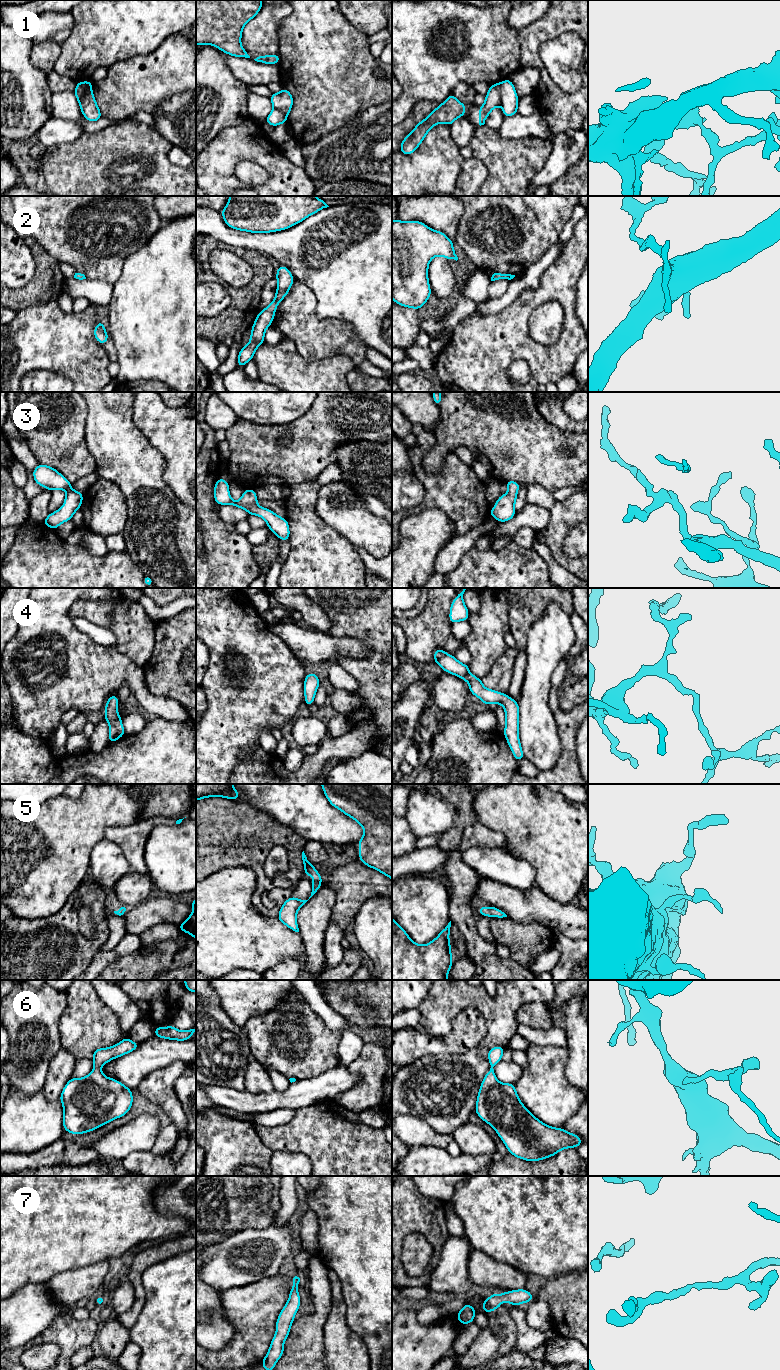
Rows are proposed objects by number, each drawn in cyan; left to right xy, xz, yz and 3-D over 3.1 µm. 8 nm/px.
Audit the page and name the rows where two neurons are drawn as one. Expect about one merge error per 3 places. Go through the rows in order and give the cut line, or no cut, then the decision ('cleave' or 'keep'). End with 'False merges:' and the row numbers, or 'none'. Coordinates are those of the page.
1: cut yz (499, 83), (501, 104); cleave
2: cut none; keep
3: cut none; keep
4: cut none; keep
5: cut none; keep
6: cut none; keep
7: cut none; keep
False merges: 1

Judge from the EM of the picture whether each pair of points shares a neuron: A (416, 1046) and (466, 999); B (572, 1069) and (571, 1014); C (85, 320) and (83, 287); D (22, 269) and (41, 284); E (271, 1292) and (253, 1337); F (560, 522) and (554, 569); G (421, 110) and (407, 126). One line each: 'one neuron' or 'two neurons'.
A: two neurons
B: one neuron
C: two neurons
D: two neurons
E: one neuron
F: two neurons
G: one neuron

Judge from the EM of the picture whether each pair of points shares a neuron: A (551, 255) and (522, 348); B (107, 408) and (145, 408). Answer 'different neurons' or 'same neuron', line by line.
A: different neurons
B: different neurons

